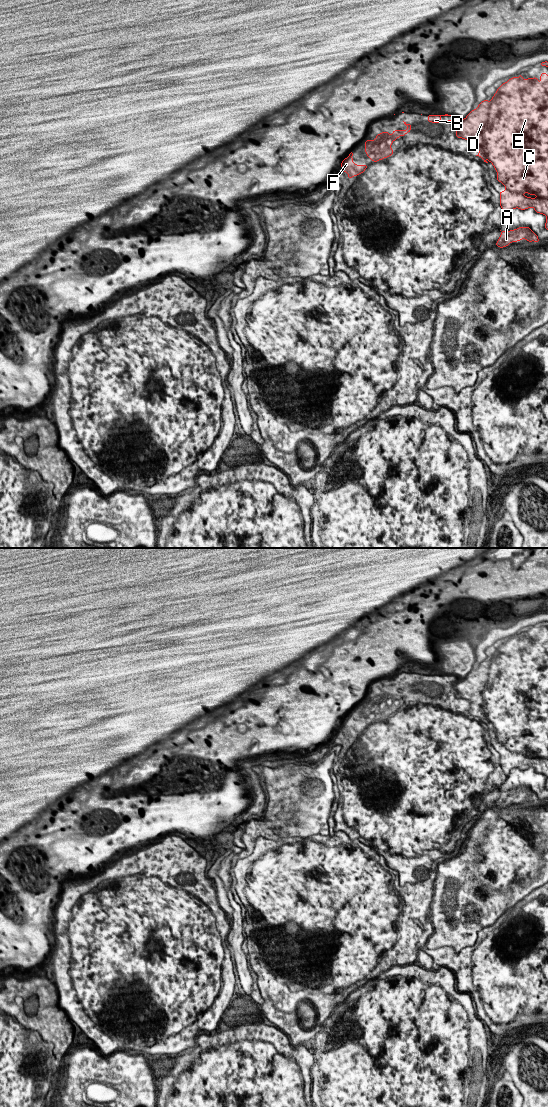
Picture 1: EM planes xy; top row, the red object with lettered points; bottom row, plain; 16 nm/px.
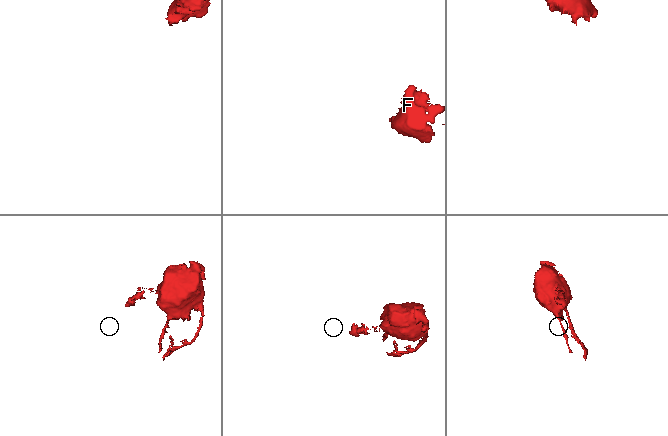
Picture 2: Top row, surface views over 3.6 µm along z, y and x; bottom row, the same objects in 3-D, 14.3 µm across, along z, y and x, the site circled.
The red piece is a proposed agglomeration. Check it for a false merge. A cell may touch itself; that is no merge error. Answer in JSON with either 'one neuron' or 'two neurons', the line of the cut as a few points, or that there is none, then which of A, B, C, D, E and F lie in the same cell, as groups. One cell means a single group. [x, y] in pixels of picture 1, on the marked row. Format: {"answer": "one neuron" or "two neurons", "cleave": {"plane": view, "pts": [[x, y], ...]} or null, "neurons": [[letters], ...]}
{"answer": "two neurons", "cleave": {"plane": "xy", "pts": [[456, 123], [454, 125]]}, "neurons": [["A", "C", "D", "E"], ["B", "F"]]}

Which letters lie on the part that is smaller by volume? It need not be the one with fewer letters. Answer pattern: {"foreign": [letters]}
{"foreign": ["B", "F"]}

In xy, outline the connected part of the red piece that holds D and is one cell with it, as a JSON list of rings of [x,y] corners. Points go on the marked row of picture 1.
[[[541,73],[540,83],[537,77],[524,80],[521,74],[519,76],[503,83],[490,102],[482,101],[454,127],[457,131],[456,137],[470,141],[472,146],[479,149],[476,156],[488,163],[485,160],[487,158],[496,169],[497,180],[507,188],[499,192],[500,206],[507,217],[512,209],[525,210],[533,207],[537,213],[547,217],[545,228],[548,230],[548,75]]]

